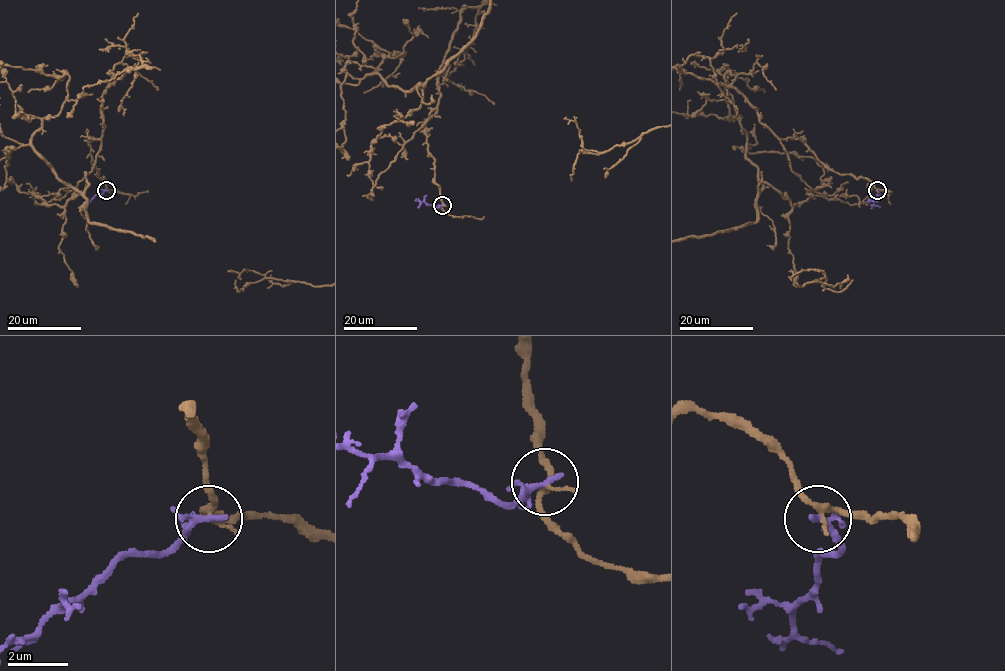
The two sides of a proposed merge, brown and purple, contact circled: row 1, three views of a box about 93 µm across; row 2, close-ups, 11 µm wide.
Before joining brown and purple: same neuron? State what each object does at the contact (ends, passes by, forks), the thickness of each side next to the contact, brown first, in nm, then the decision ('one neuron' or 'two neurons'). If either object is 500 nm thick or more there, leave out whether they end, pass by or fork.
brown passes by; purple forks there; 200 nm thick on the brown side, 160 nm on the other; two neurons

